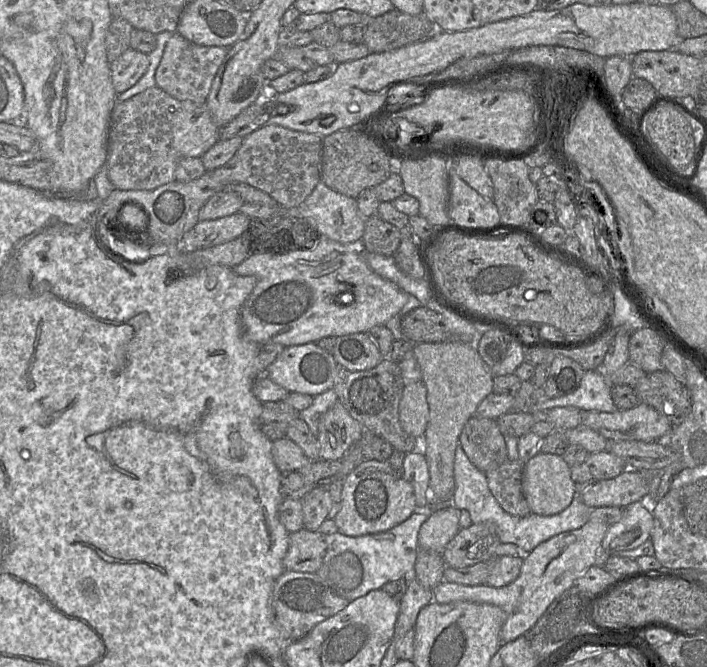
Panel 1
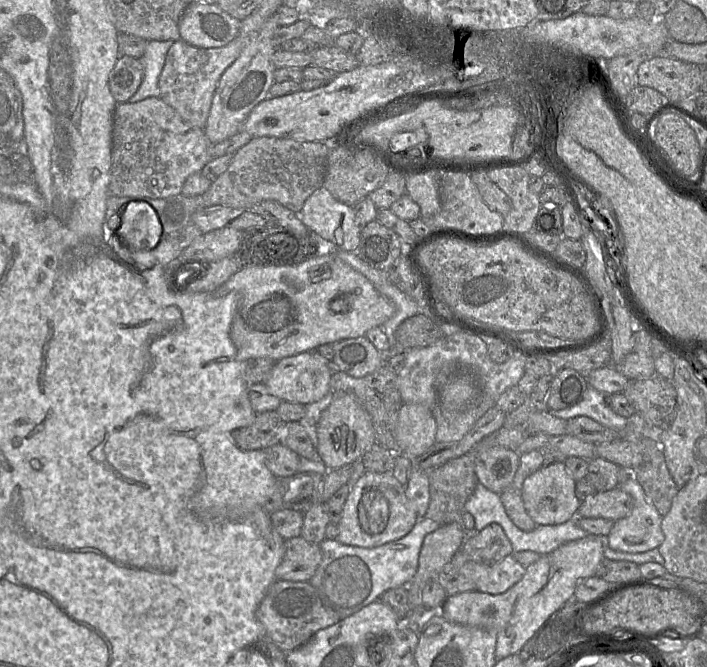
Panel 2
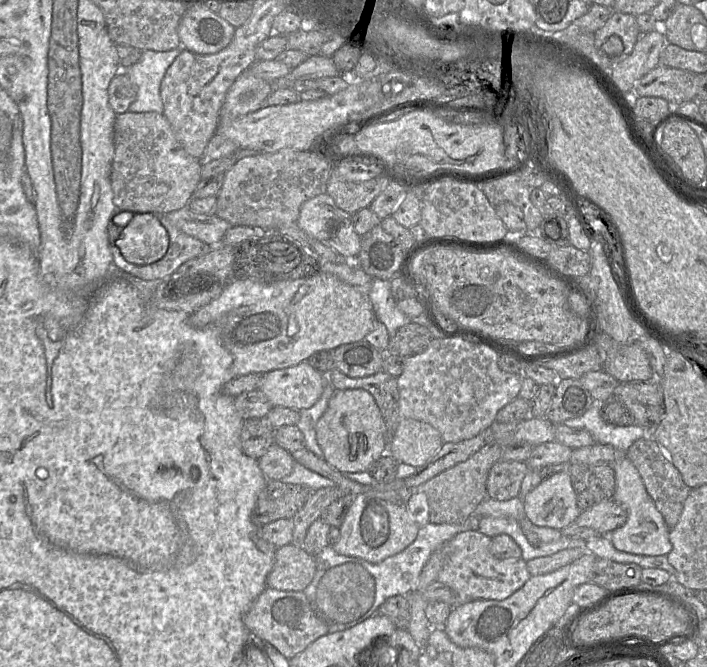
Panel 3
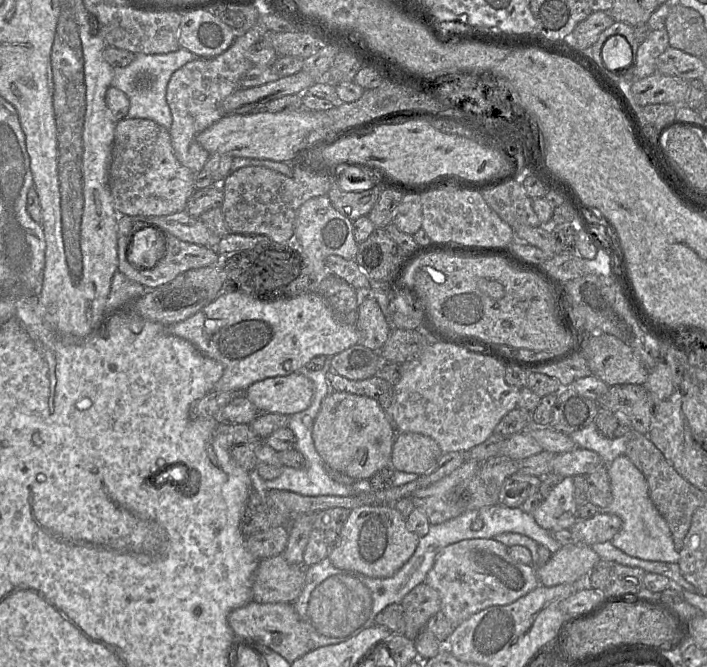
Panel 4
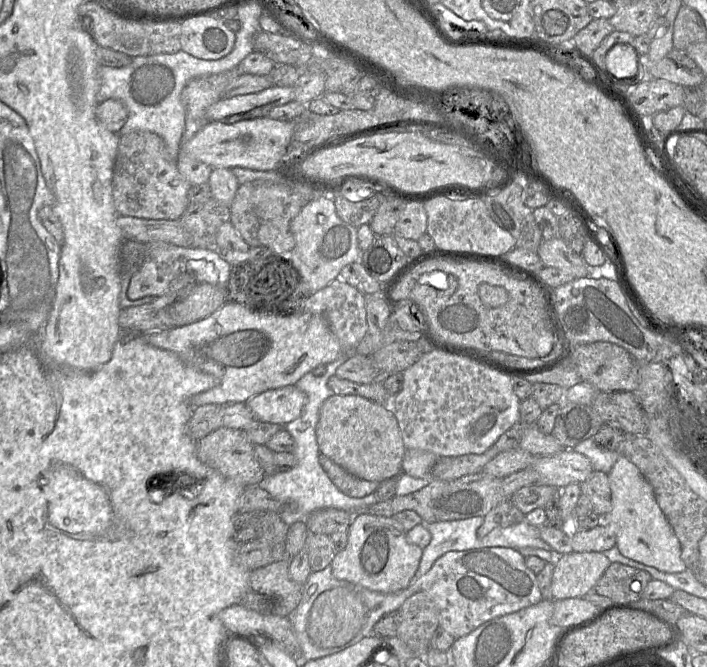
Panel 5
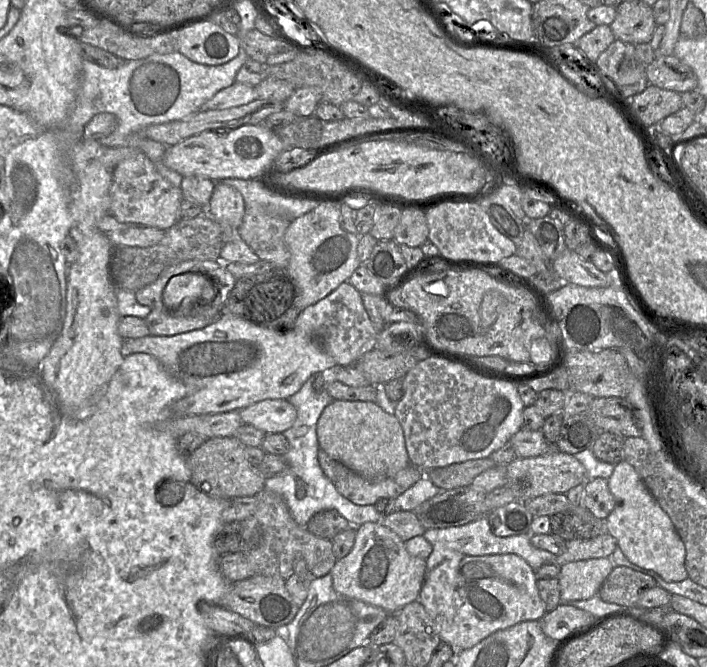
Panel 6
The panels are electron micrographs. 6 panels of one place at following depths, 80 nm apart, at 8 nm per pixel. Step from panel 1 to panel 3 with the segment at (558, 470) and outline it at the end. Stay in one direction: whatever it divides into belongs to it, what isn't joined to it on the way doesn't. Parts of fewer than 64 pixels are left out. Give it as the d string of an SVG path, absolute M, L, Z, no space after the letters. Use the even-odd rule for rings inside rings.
M567 470L543 478L523 498L523 503L533 524L558 530L575 522L581 513Z

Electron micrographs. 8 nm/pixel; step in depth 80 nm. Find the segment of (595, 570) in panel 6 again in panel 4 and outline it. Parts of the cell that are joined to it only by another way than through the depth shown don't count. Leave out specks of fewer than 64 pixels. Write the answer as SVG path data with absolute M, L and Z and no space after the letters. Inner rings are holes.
M585 544L562 546L541 568L536 568L539 584L553 587L565 583L583 582L600 556Z

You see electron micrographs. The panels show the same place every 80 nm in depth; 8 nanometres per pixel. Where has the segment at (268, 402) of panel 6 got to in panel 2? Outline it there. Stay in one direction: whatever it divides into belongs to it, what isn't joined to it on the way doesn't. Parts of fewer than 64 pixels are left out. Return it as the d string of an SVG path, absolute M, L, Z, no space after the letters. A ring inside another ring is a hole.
M307 351L275 362L265 385L269 392L281 401L308 405L332 392L330 386L331 375L332 368L327 360L317 351Z

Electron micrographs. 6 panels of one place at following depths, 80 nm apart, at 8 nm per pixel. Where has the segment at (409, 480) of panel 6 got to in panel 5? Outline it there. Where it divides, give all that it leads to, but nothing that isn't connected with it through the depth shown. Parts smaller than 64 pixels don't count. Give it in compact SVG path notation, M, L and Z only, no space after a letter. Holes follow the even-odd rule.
M320 454L320 464L331 481L347 496L362 498L376 491L380 482L360 479Z

